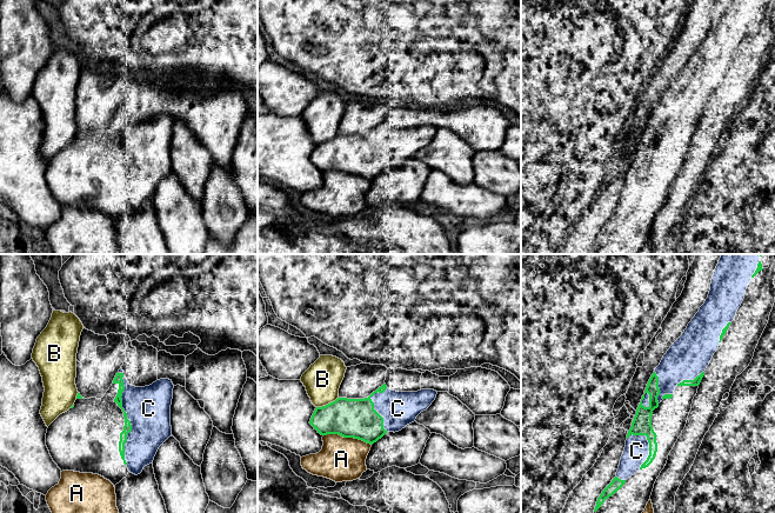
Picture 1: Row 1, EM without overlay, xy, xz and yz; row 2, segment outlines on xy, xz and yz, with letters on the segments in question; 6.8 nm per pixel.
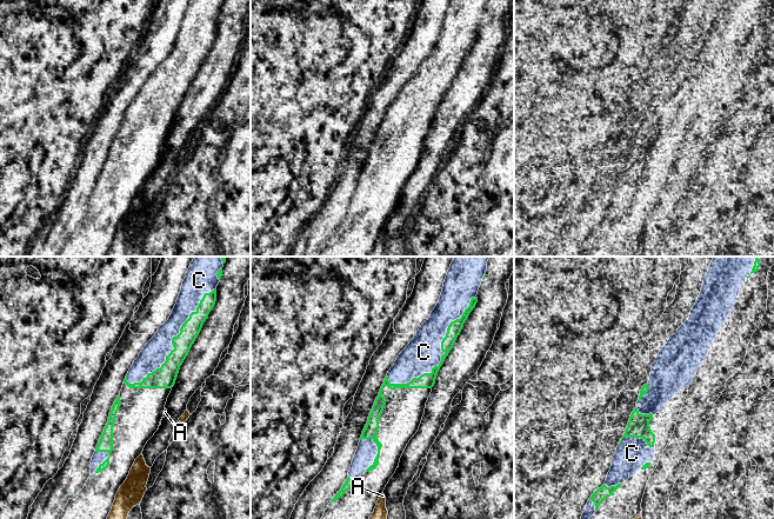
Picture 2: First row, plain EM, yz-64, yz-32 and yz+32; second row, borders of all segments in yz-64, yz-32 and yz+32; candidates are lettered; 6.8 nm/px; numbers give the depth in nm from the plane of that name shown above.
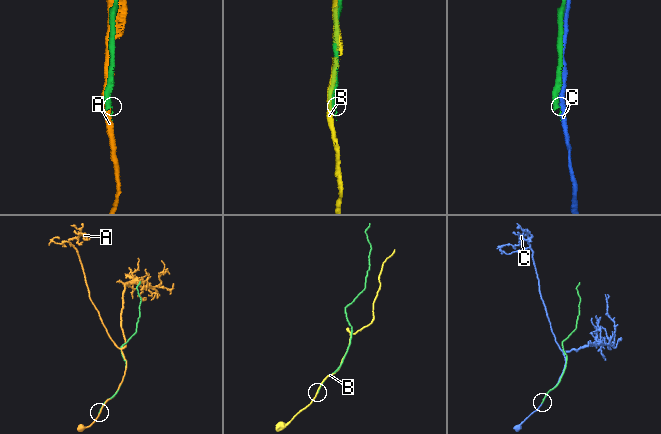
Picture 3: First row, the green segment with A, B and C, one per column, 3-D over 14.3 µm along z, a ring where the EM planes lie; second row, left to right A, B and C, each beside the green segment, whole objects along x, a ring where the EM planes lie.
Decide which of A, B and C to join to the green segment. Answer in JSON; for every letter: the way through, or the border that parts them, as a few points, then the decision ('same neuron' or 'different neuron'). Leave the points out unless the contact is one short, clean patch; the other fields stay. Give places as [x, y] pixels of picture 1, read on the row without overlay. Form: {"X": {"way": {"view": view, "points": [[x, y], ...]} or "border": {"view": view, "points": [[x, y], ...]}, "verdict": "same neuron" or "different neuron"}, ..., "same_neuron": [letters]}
{"A": {"verdict": "different neuron"}, "B": {"verdict": "different neuron"}, "C": {"verdict": "different neuron"}, "same_neuron": []}

